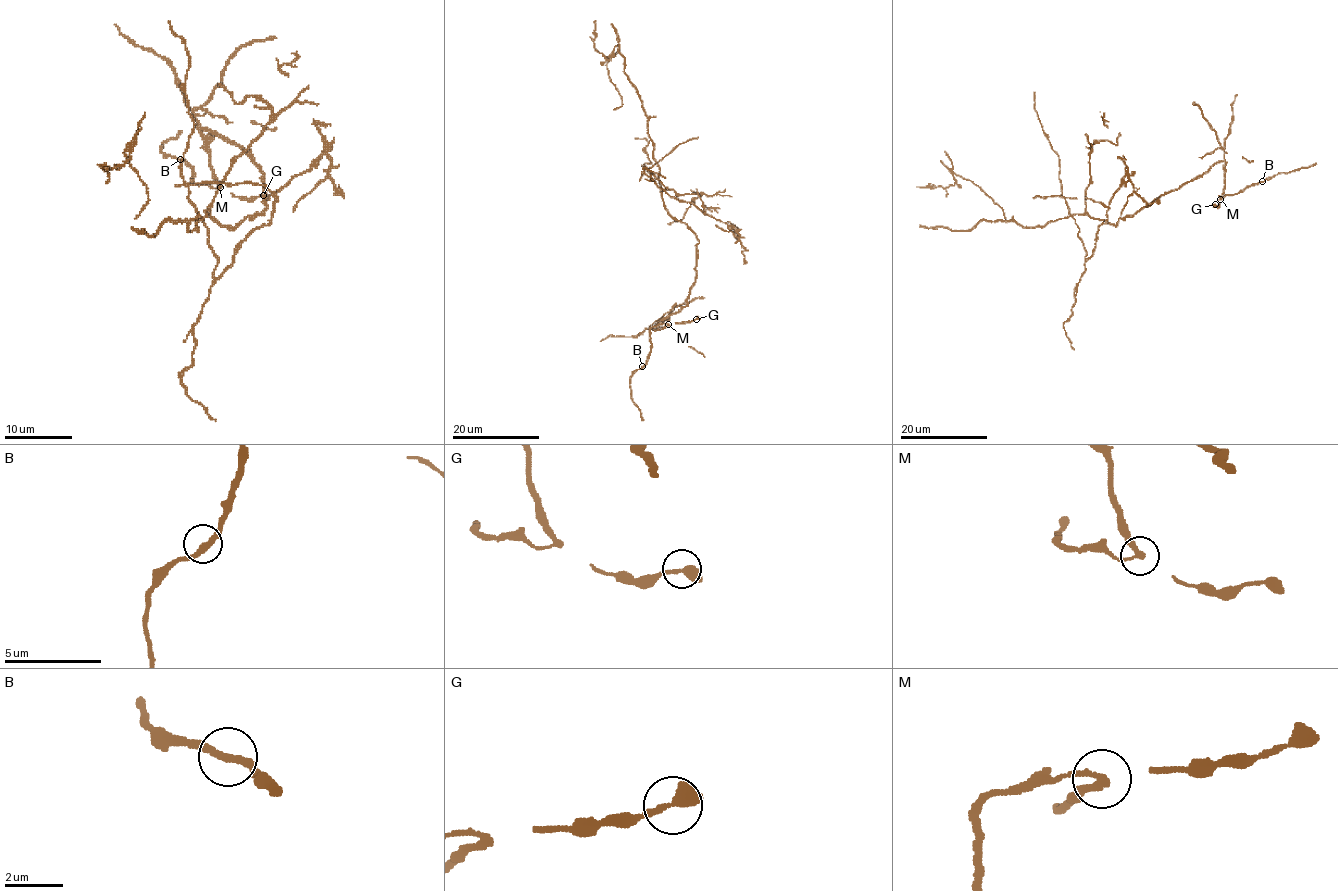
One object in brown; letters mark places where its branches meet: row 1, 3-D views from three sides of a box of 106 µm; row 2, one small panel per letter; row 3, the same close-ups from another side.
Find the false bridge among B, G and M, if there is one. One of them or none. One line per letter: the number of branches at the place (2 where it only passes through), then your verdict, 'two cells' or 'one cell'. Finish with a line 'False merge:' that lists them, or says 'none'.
B: branches 2; one cell
G: branches 1; one cell
M: branches 2; two cells
False merge: M

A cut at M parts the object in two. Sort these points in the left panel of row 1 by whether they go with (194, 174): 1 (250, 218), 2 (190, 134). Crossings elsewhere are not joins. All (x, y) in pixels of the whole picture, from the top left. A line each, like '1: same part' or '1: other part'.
1: other part
2: other part

